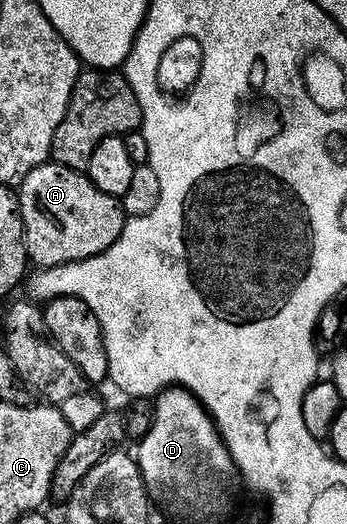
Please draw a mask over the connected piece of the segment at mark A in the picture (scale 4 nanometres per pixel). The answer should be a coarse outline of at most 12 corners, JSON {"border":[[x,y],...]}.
{"border":[[41,162],[17,187],[38,268],[104,252],[127,219],[83,171]]}

